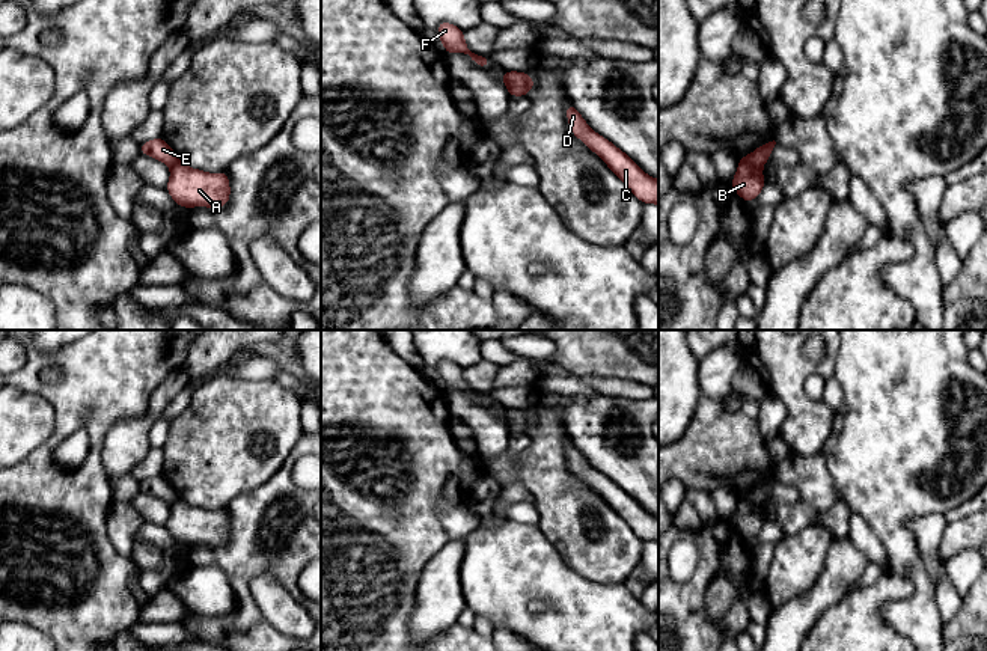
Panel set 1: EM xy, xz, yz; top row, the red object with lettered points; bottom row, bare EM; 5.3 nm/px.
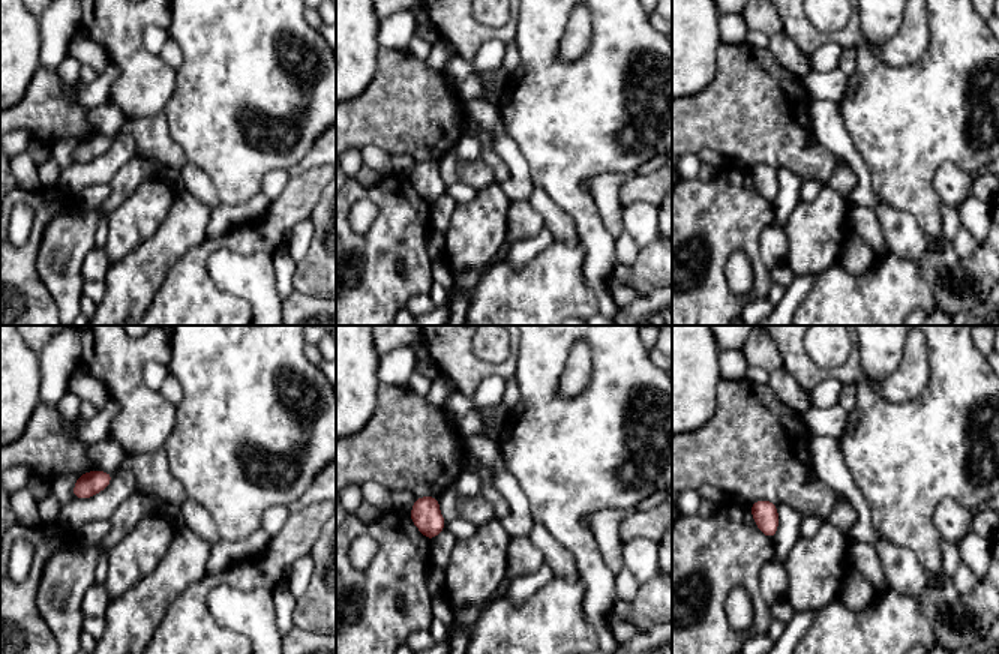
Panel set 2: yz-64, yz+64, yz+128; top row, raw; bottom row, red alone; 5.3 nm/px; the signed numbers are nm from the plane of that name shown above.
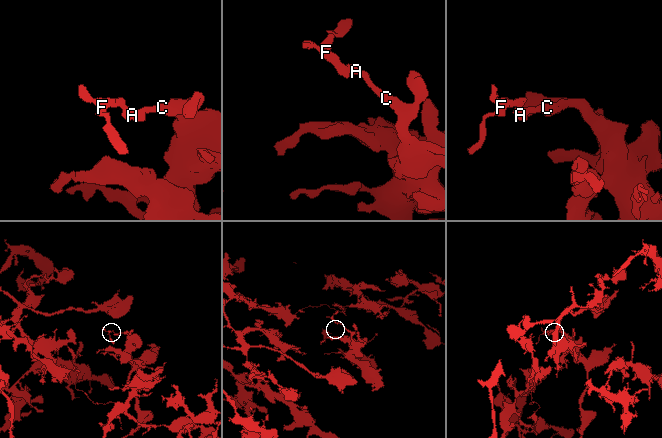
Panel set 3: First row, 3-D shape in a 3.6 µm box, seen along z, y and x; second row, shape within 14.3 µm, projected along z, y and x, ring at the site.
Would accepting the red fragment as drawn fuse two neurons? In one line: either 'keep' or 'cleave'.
cleave

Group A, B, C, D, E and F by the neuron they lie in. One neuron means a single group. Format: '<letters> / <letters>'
A B C D / E F

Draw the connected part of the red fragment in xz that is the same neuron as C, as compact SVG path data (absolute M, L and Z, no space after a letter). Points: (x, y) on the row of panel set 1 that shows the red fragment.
M573 102L565 112L571 133L597 154L642 203L659 205L659 179L646 175L625 152L591 130Z

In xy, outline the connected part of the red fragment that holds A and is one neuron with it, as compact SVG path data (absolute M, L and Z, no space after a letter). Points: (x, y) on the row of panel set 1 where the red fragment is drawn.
M181 161L170 167L166 190L175 203L182 208L222 208L231 197L229 175L226 172L206 173Z

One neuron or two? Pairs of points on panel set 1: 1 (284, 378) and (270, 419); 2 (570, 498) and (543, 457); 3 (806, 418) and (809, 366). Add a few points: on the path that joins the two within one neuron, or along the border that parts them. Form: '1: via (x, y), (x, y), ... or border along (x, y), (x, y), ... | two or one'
1: border along (273, 378), (299, 397) | two
2: via (559, 487), (543, 467) | one
3: via (799, 406), (797, 378) | one

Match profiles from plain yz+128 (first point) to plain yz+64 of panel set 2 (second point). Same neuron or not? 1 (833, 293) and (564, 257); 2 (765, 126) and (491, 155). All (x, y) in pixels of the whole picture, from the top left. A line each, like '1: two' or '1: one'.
1: one
2: two

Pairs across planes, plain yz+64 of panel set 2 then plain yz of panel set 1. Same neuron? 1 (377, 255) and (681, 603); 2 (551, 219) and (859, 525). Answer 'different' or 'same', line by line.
1: same
2: same

